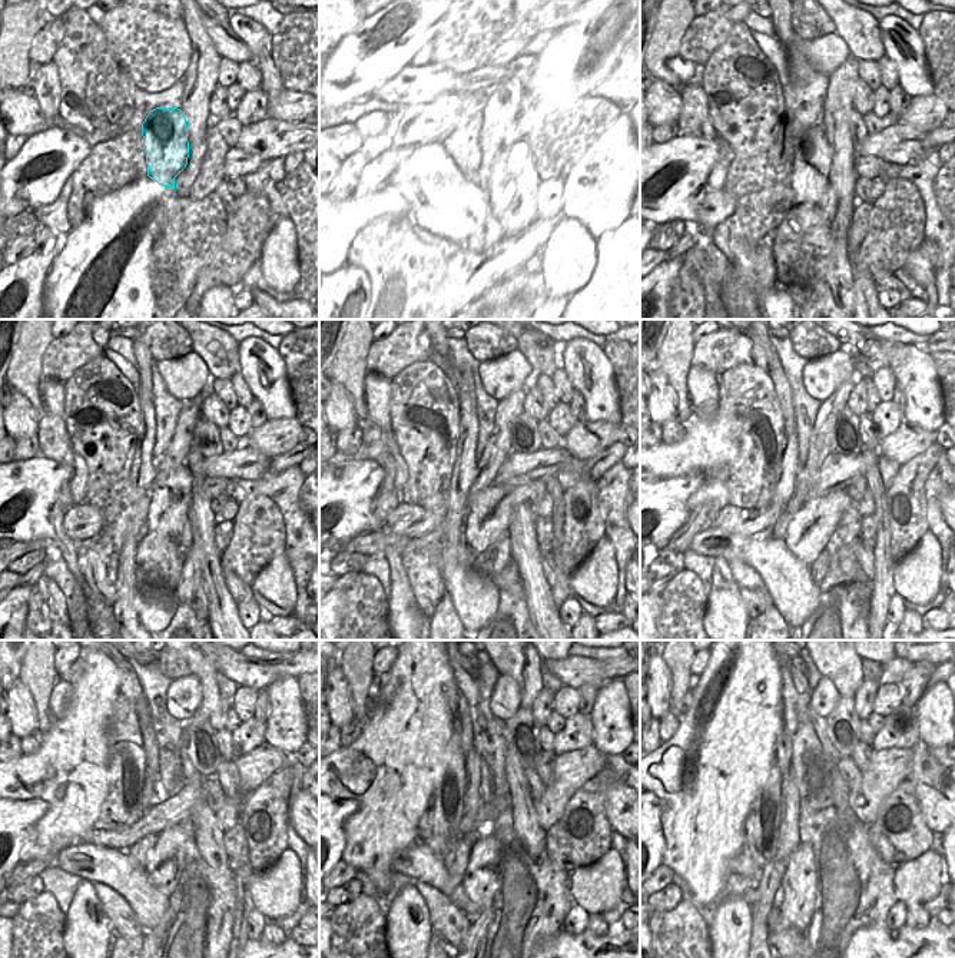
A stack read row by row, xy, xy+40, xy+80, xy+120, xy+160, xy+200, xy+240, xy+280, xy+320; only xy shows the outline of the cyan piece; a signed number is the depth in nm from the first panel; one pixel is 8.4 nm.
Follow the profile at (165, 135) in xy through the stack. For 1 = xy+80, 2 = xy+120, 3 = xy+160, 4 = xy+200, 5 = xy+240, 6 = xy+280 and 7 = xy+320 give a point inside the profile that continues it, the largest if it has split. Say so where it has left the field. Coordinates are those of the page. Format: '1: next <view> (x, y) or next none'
1: next xy+80 (812, 155)
2: next xy+120 (171, 494)
3: next xy+160 (490, 510)
4: next xy+200 (811, 529)
5: next xy+240 (162, 867)
6: next xy+280 (480, 881)
7: next xy+320 (799, 884)

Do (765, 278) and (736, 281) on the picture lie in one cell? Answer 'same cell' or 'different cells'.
different cells

